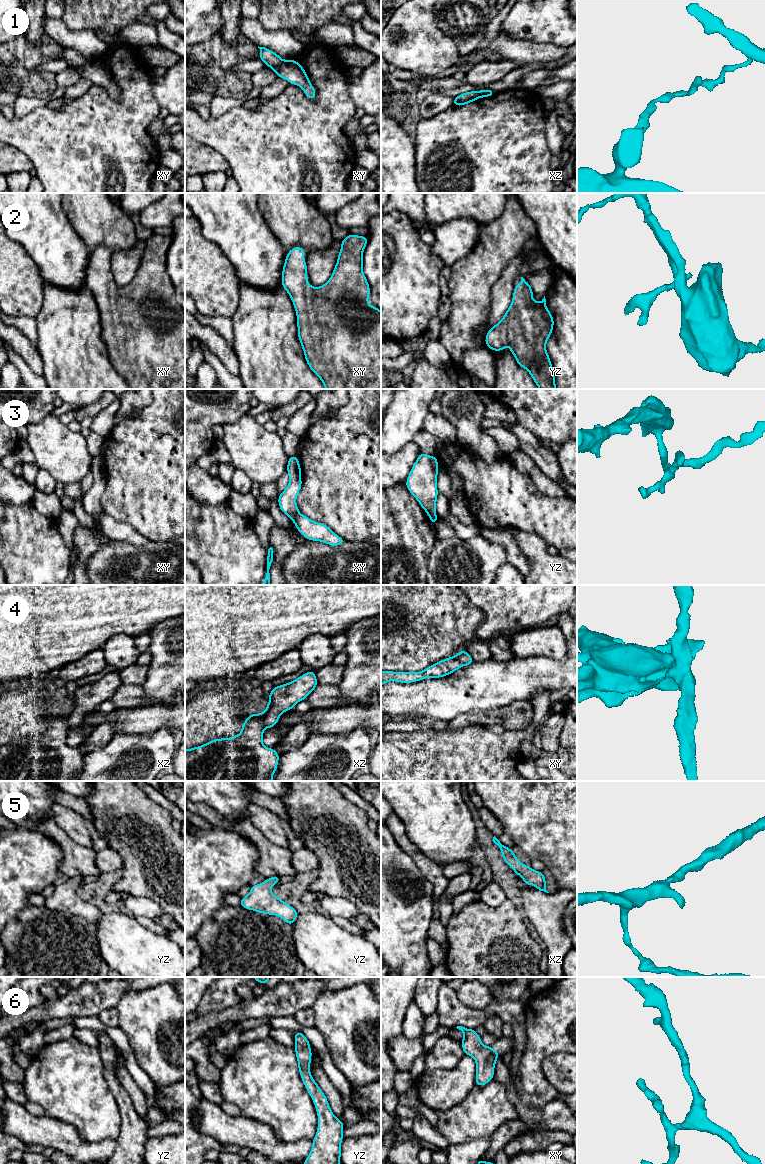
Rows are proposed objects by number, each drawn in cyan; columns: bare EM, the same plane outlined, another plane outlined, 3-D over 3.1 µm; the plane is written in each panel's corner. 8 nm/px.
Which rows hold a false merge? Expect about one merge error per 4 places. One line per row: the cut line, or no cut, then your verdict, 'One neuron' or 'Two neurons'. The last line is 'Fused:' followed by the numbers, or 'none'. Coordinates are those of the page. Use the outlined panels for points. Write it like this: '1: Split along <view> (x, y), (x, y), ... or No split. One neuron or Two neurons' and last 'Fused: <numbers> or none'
1: Split along xy (284, 60), (274, 70). Two neurons
2: No split. One neuron
3: Split along xy (298, 512), (292, 519). Two neurons
4: Split along xz (264, 712), (263, 726). Two neurons
5: No split. One neuron
6: No split. One neuron
Fused: 1, 3, 4

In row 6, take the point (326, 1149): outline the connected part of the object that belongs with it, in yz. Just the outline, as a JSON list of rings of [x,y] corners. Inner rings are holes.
[[[297,1031],[294,1034],[298,1070],[318,1116],[318,1128],[312,1140],[312,1149],[303,1164],[340,1164],[344,1123],[333,1114],[325,1094],[312,1078],[310,1042],[302,1032]]]

